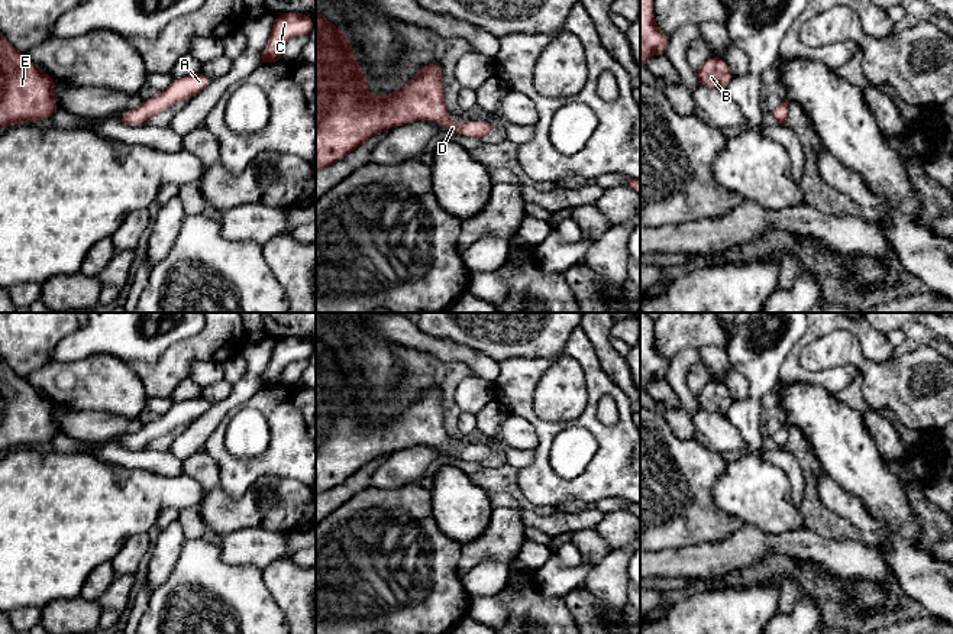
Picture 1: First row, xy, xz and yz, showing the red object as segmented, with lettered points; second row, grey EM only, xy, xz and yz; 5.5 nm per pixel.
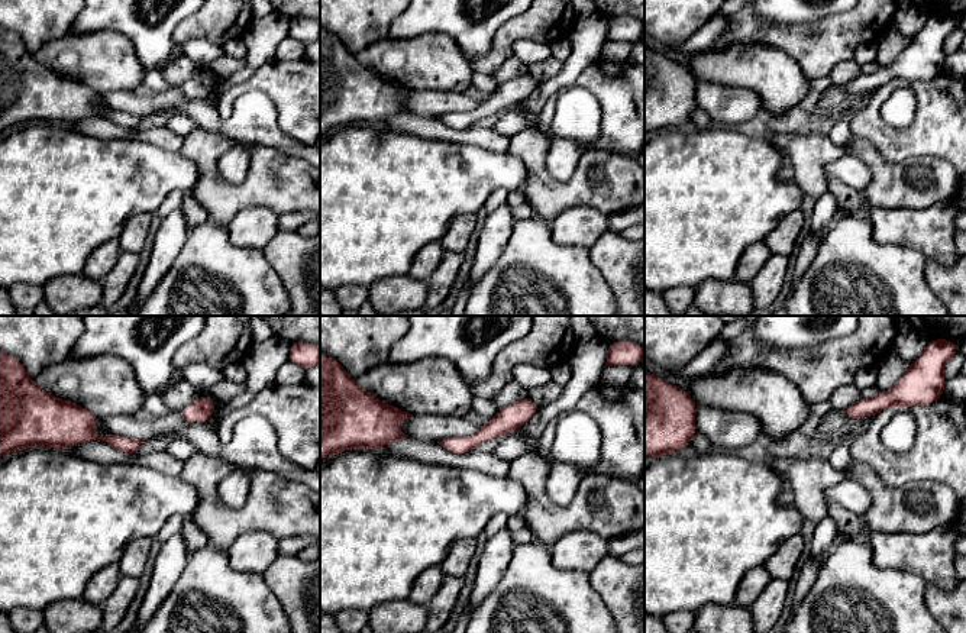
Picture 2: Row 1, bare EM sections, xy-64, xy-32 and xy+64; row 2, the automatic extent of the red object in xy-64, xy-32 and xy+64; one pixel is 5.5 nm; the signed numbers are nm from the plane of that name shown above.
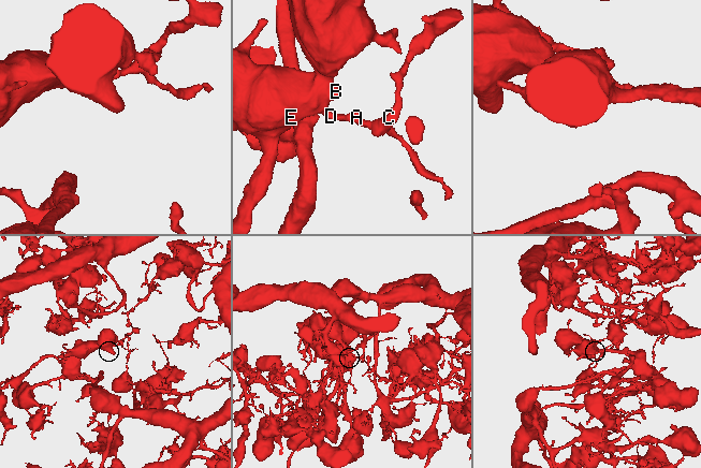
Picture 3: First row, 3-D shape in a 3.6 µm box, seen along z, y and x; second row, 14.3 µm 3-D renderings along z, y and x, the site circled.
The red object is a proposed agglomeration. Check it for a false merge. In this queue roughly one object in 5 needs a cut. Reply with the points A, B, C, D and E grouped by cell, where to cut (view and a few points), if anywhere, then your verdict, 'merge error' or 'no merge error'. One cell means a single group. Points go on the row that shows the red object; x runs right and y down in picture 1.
A B C D E | no cut | no merge error

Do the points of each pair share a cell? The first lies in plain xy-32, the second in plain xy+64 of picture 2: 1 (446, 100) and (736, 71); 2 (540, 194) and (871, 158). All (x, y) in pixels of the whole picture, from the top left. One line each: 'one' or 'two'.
1: two
2: one

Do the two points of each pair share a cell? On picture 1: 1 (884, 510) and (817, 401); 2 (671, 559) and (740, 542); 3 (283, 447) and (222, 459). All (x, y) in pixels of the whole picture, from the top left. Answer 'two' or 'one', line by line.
1: one
2: one
3: one

